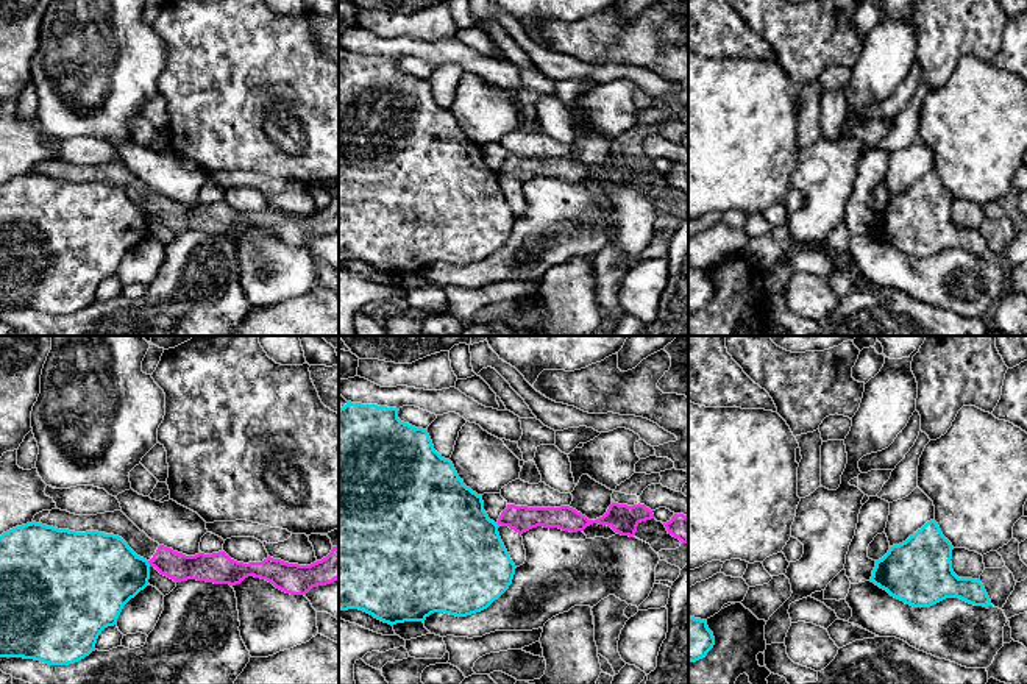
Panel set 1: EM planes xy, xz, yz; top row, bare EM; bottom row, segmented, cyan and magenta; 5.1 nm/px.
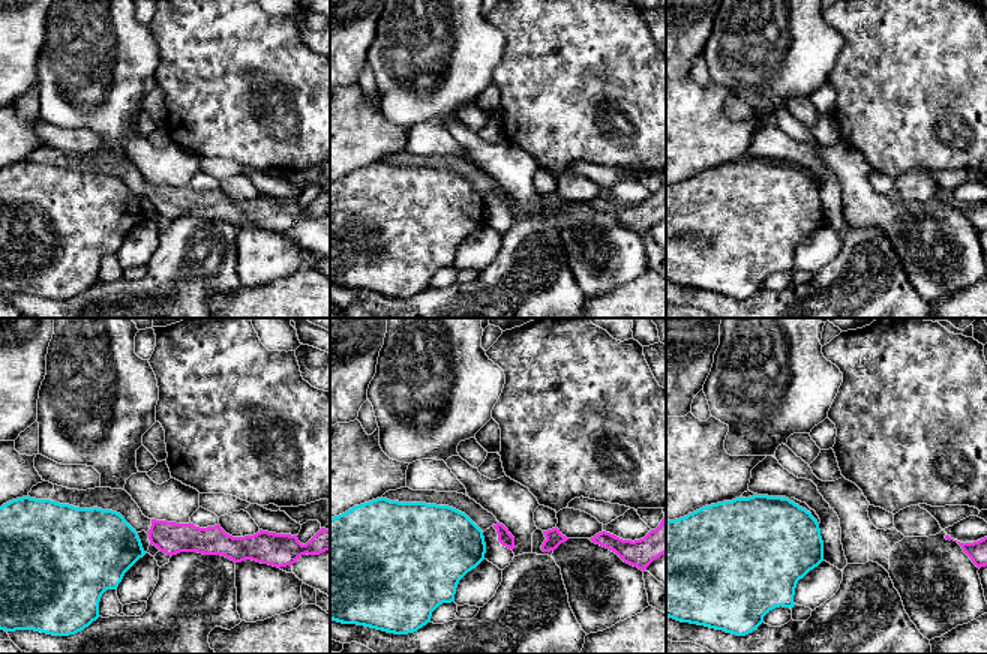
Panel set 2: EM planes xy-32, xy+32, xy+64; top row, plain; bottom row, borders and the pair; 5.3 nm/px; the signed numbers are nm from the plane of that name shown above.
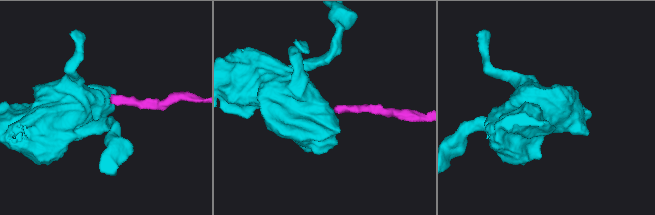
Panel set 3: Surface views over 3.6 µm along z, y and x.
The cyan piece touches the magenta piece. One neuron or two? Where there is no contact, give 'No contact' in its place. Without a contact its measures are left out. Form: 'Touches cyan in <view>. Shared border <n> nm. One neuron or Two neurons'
Touches cyan in xy. Shared border 40 nm. Two neurons

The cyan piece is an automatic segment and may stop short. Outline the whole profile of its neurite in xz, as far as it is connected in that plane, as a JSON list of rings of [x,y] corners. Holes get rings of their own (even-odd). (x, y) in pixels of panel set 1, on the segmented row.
[[[351,401],[339,409],[339,611],[359,609],[389,625],[425,622],[434,612],[456,617],[481,612],[509,589],[517,568],[499,537],[499,525],[489,518],[482,497],[464,484],[453,462],[434,450],[428,431],[401,422],[398,411]]]

